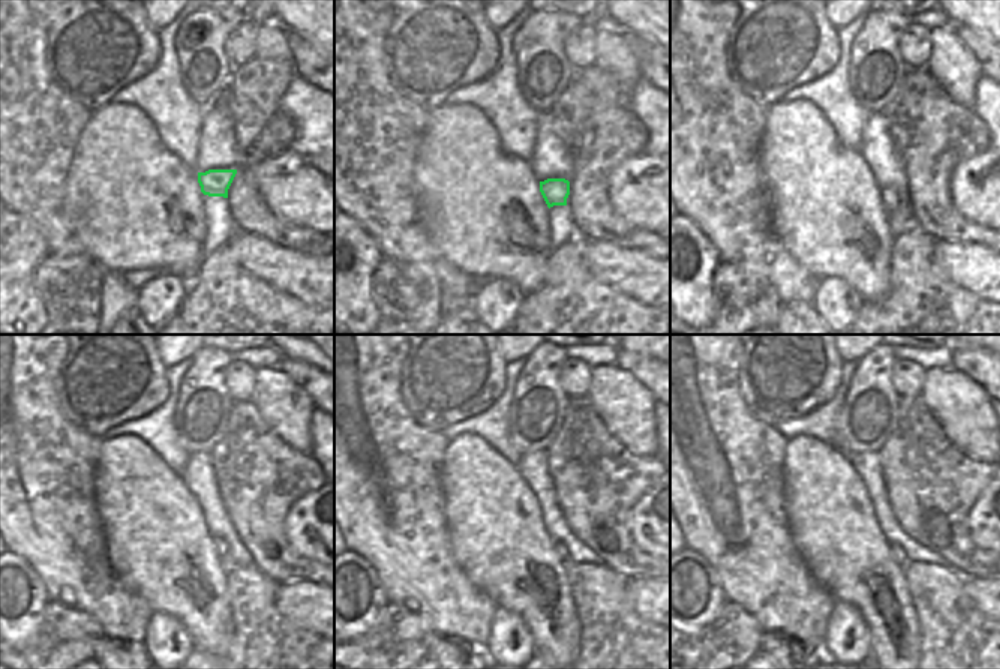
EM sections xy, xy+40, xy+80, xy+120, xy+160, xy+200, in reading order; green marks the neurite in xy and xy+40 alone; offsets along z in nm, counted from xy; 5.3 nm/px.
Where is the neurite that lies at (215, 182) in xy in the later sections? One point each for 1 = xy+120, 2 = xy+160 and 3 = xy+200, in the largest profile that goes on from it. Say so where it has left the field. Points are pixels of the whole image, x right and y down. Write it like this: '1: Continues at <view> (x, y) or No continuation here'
1: Continues at xy+120 (222, 548)
2: Continues at xy+160 (559, 549)
3: Continues at xy+200 (898, 554)

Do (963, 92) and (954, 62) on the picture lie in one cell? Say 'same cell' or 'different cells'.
same cell

